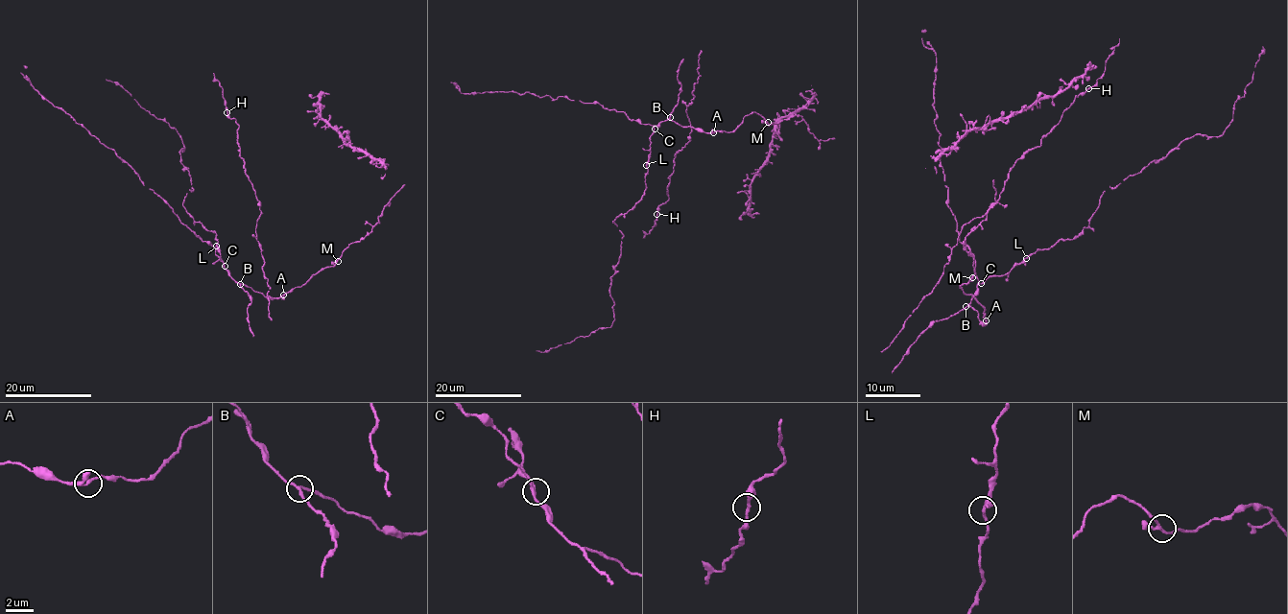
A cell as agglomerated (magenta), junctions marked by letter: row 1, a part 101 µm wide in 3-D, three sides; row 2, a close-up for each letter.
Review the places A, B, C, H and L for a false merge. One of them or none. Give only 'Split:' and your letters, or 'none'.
Split: none

